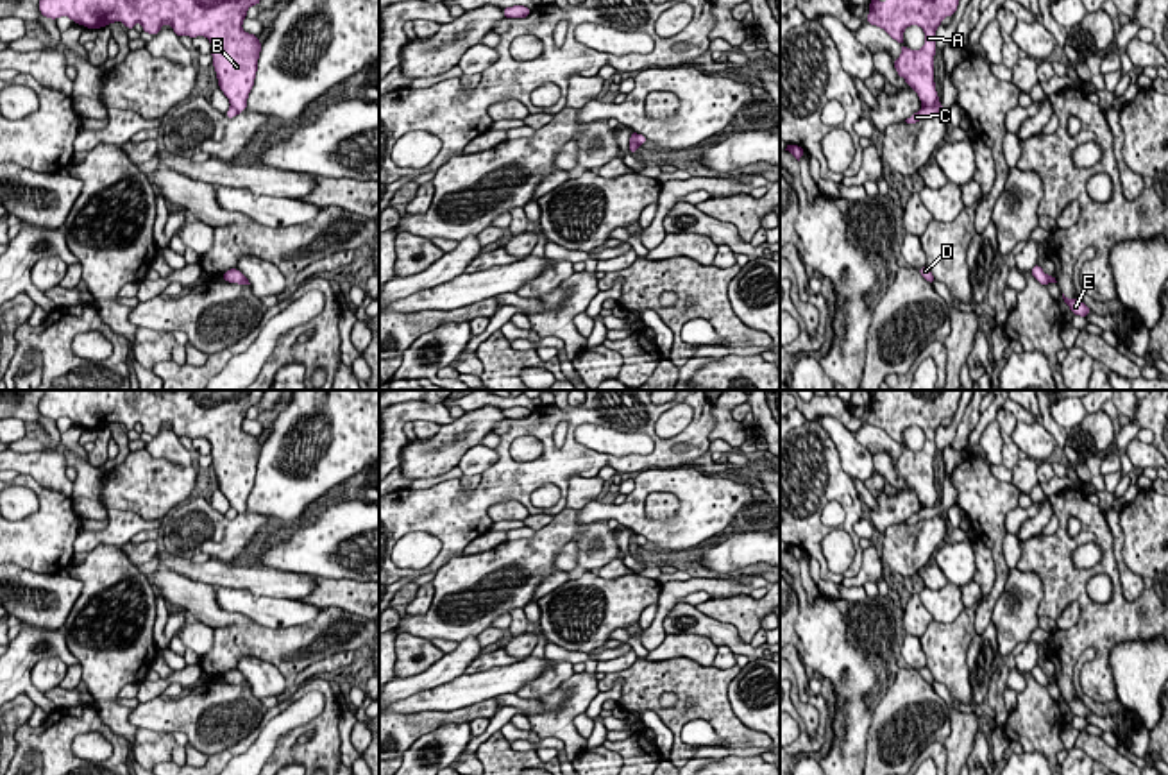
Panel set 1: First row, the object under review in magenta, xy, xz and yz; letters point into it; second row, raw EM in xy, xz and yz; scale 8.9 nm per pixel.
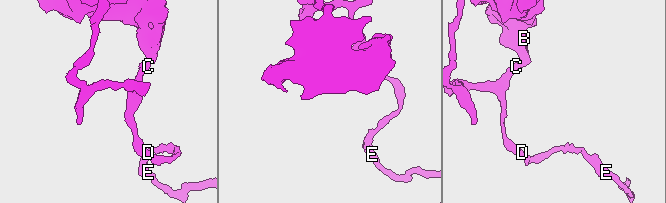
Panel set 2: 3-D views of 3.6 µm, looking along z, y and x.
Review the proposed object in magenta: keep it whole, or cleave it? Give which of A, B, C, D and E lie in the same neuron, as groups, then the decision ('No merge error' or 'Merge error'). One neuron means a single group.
Groups: A B / C D E. Merge error

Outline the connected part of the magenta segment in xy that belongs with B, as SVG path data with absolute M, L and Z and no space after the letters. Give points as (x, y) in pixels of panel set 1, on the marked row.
M39 0L39 13L57 20L68 16L86 29L122 21L129 30L140 21L156 36L165 23L181 36L211 41L218 88L231 107L243 113L254 86L261 43L241 29L247 9L261 0Z

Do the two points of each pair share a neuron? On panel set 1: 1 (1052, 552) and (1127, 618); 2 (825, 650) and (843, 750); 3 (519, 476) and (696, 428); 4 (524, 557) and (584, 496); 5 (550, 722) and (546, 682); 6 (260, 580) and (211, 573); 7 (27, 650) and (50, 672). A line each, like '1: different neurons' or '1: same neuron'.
1: same neuron
2: same neuron
3: same neuron
4: different neurons
5: different neurons
6: same neuron
7: different neurons

